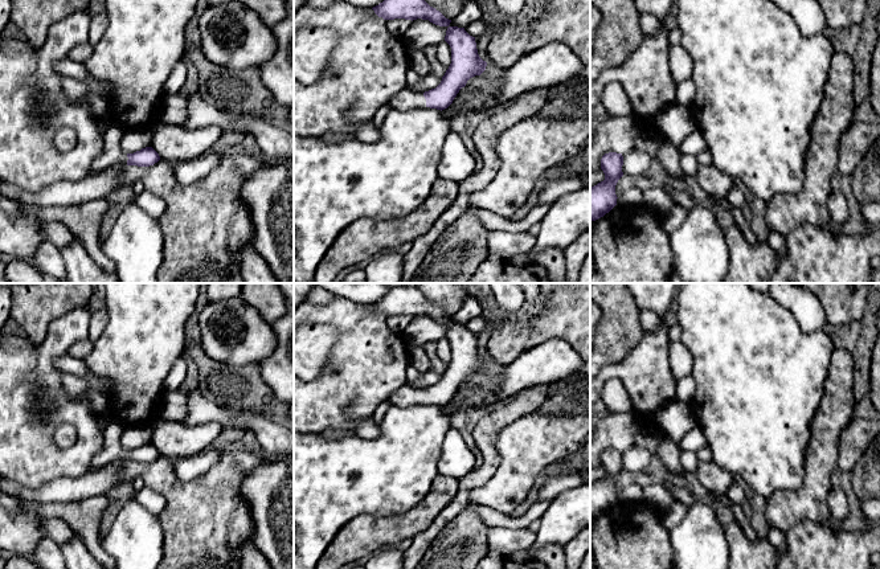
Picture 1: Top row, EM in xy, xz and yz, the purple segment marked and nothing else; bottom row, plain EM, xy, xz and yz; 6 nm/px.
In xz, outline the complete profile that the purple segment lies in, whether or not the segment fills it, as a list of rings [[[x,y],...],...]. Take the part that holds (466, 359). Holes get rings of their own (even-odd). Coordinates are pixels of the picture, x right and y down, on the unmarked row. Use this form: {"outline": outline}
{"outline": [[[449,323],[445,337],[451,344],[451,360],[441,380],[425,389],[408,384],[401,386],[386,400],[390,406],[406,408],[430,404],[442,408],[453,400],[470,374],[480,372],[486,367],[487,359],[478,351],[475,333],[470,332],[464,324]]]}

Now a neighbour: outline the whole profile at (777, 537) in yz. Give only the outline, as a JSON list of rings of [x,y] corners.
[[[770,527],[768,540],[777,549],[777,552],[781,552],[786,548],[786,533],[775,527]]]

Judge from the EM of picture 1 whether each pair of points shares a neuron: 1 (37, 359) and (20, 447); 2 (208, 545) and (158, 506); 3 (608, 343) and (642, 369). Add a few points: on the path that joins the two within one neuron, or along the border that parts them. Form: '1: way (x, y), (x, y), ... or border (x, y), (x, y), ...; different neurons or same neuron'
1: way (20, 381), (20, 425); same neuron
2: border (144, 484), (166, 500), (166, 507), (158, 515); different neurons
3: border (643, 334), (639, 343), (623, 359), (604, 367); different neurons

